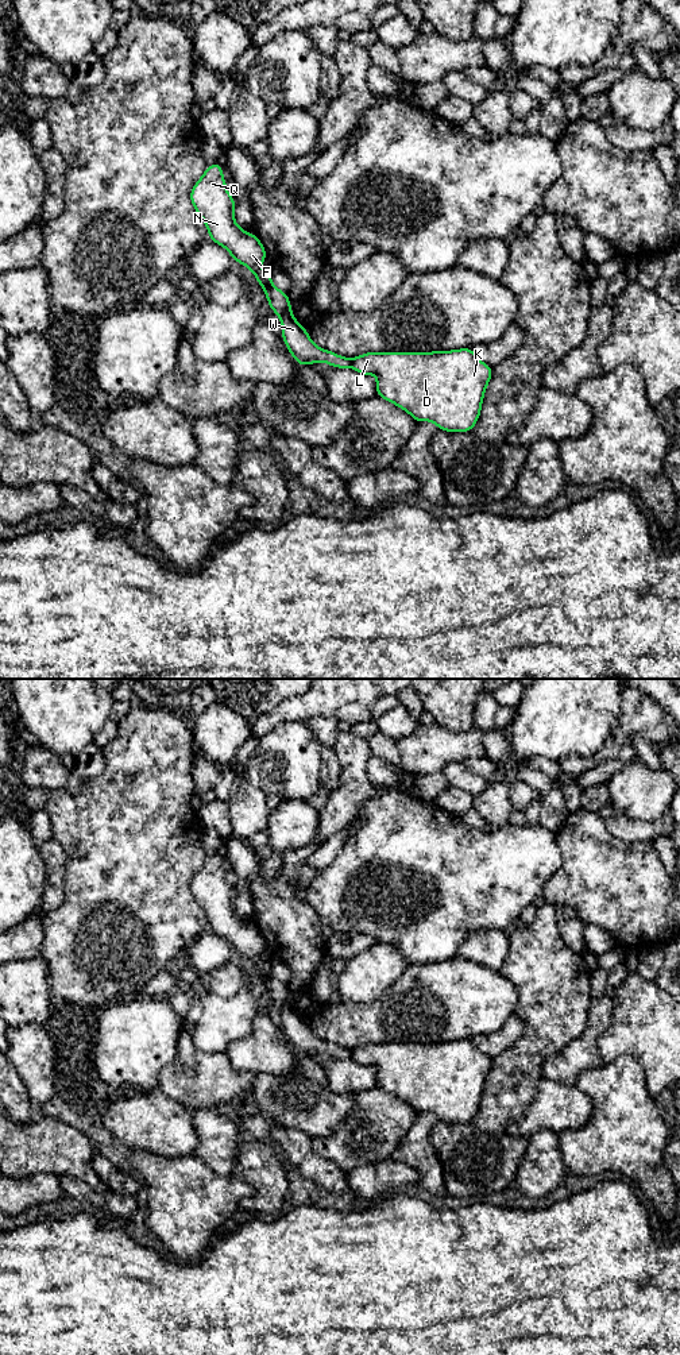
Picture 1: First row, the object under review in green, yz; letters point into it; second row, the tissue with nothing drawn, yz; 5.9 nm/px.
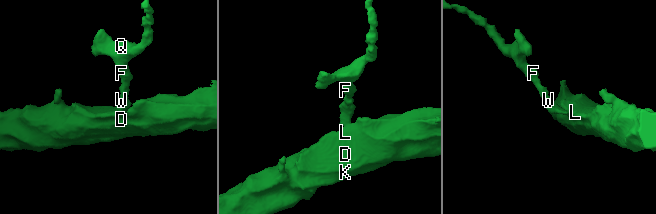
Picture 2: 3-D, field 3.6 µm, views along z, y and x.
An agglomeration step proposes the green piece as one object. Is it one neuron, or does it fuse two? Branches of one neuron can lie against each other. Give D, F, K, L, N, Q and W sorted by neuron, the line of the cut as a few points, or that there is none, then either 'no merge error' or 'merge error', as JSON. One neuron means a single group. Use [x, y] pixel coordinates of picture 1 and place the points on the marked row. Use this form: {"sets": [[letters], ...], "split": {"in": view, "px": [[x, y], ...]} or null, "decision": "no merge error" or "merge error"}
{"sets": [["D", "K", "L"], ["F", "N", "Q", "W"]], "split": {"in": "yz", "px": [[350, 359], [351, 366]]}, "decision": "merge error"}

